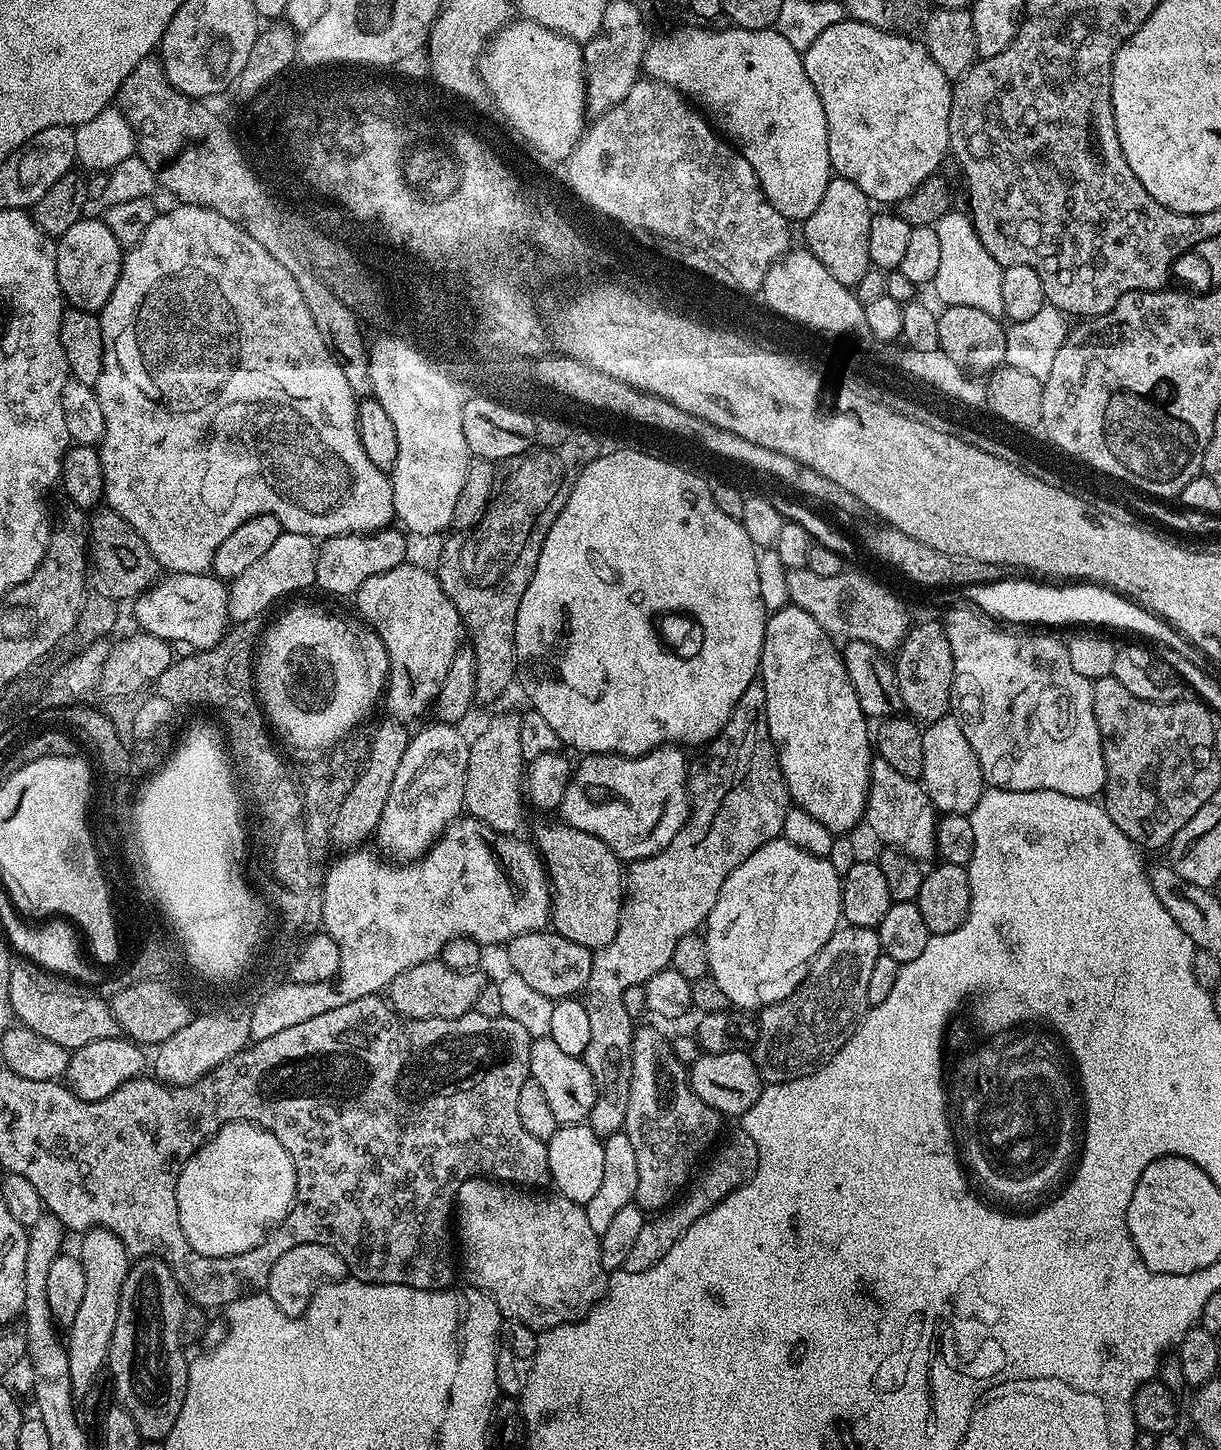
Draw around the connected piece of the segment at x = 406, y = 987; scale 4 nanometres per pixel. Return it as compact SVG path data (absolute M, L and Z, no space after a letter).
M440 959L427 960L418 966L410 966L387 989L386 996L393 1008L410 1020L426 1018L458 1018L473 1011L486 983L479 971L459 972L446 966Z

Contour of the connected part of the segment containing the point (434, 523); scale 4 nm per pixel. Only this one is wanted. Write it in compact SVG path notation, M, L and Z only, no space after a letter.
M404 342L379 345L380 348L374 343L371 345L368 365L372 396L394 421L394 430L398 430L398 462L390 473L395 519L401 520L405 524L403 527L413 537L436 536L443 528L452 528L454 506L458 503L458 493L466 482L470 453L462 434L462 409L460 404L456 404L456 392L452 392L452 384L448 384L444 376L436 376L432 368L424 368L424 360L420 360L416 352L408 352L408 348L404 348Z

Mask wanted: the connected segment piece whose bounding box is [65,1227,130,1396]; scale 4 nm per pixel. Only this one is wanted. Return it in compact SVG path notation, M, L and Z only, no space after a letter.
M89 1228L79 1237L79 1240L78 1258L82 1262L82 1270L86 1270L85 1297L78 1306L77 1317L68 1326L65 1348L73 1393L83 1396L98 1378L101 1368L103 1370L107 1363L114 1326L117 1324L122 1283L126 1282L130 1257L126 1246L122 1246L118 1234L114 1234L106 1228Z

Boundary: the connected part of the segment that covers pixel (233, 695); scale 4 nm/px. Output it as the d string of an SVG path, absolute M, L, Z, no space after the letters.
M249 620L233 623L223 638L212 648L197 651L185 660L173 659L171 666L162 670L156 683L168 700L204 700L204 710L211 704L224 704L224 708L248 708L248 652L252 652L252 632L256 624Z

